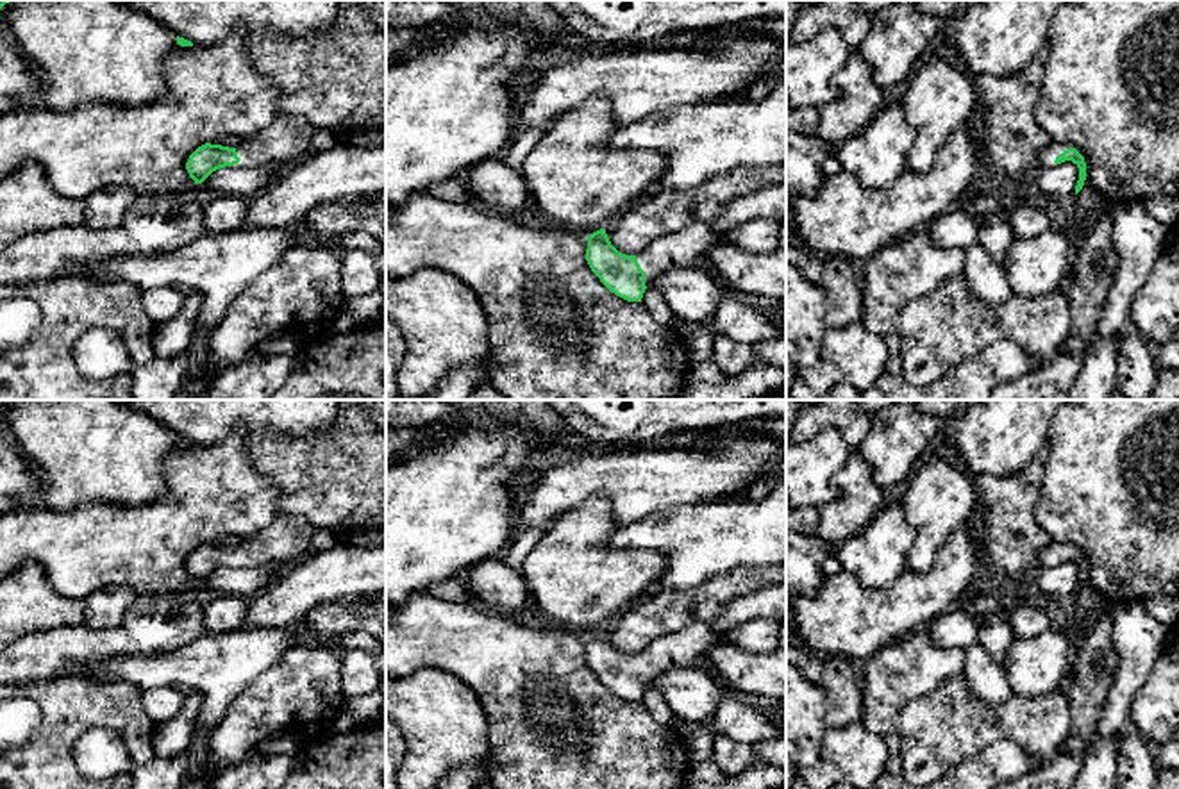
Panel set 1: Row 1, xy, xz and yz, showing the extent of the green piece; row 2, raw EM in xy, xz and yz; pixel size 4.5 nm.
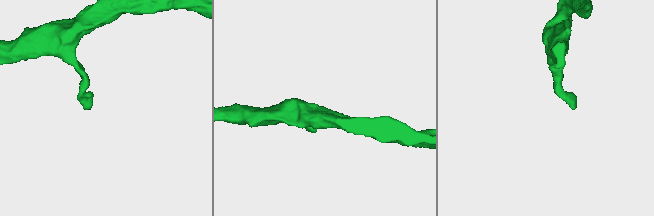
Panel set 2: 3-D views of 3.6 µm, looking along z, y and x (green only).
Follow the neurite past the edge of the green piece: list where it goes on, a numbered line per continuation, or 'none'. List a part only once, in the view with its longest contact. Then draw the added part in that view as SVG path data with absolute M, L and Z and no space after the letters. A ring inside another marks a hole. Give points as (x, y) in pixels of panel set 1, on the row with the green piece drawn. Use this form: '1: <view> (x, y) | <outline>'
1: xz (686, 249) | M691 223L657 237L636 255L636 261L647 278L656 278L668 270L698 270L704 268L707 252L723 241L725 236L716 234L709 225Z

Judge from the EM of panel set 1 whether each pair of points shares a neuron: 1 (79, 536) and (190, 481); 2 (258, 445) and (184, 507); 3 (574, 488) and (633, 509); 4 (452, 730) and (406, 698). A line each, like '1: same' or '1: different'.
1: same
2: different
3: same
4: same

